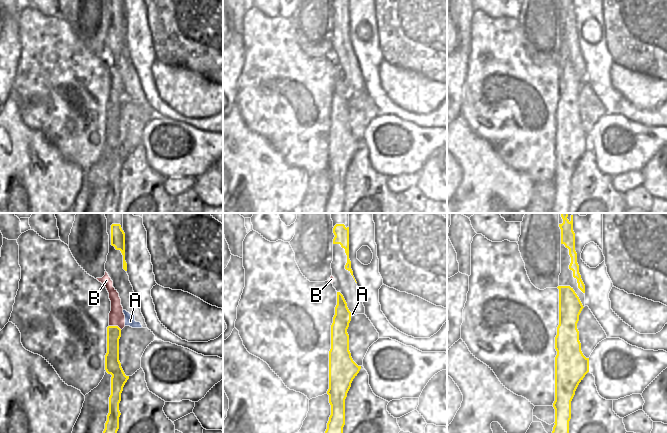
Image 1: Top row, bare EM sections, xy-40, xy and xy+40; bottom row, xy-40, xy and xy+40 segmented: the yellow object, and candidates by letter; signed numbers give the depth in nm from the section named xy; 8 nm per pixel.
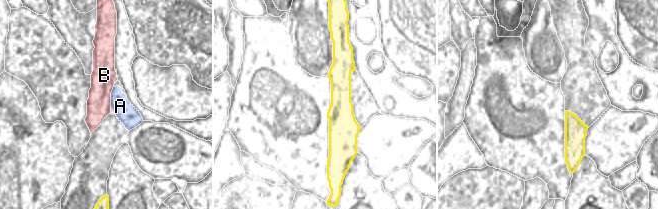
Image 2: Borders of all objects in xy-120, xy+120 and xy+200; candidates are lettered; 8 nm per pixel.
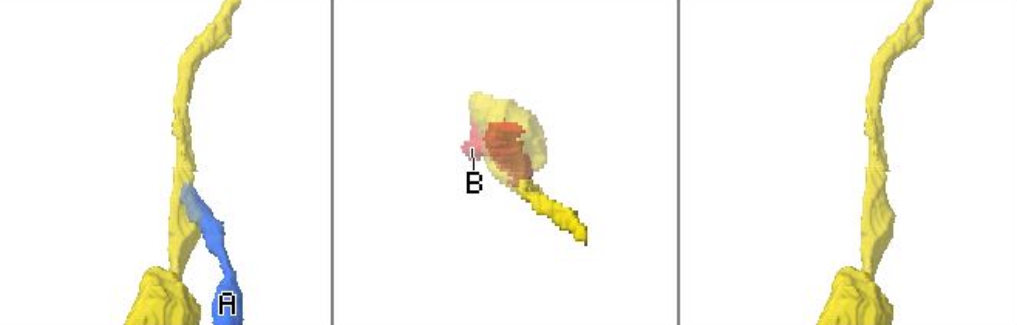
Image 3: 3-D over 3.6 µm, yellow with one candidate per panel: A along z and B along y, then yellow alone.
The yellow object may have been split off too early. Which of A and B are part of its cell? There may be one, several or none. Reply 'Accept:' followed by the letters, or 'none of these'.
Accept: none of these

